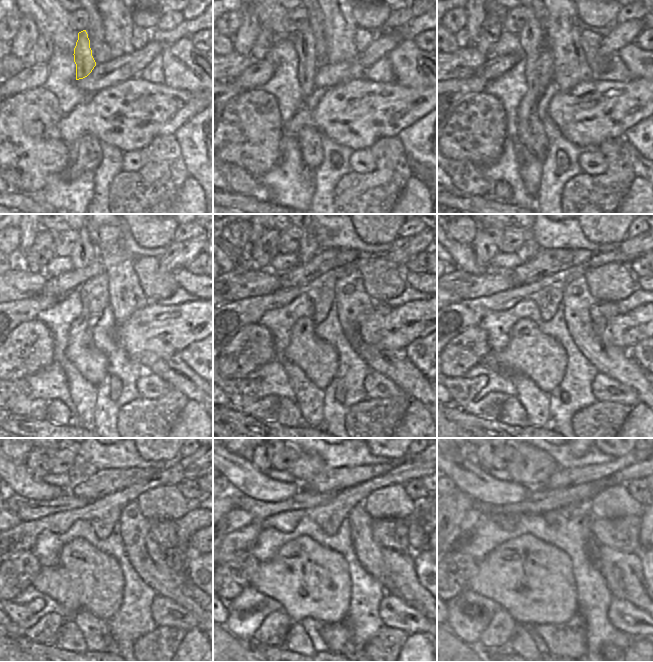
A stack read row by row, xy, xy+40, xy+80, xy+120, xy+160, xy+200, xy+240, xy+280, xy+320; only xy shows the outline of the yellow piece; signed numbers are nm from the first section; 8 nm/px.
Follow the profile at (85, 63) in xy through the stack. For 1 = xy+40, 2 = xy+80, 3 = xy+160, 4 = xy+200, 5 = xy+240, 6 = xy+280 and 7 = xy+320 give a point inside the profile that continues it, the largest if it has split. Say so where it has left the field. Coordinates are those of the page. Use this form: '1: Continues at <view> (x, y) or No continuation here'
1: Continues at xy+40 (303, 39)
2: Continues at xy+80 (532, 38)
3: Continues at xy+160 (318, 360)
4: Continues at xy+200 (531, 352)
5: Continues at xy+240 (84, 579)
6: Continues at xy+280 (309, 580)
7: Continues at xy+320 (531, 579)

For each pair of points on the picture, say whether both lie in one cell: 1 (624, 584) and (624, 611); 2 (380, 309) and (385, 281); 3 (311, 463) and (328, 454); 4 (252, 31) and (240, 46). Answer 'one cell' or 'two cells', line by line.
1: two cells
2: two cells
3: two cells
4: one cell

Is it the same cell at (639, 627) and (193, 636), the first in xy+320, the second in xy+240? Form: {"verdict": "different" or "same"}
{"verdict": "different"}

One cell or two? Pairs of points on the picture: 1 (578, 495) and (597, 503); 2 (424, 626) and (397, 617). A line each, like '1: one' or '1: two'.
1: two
2: one

